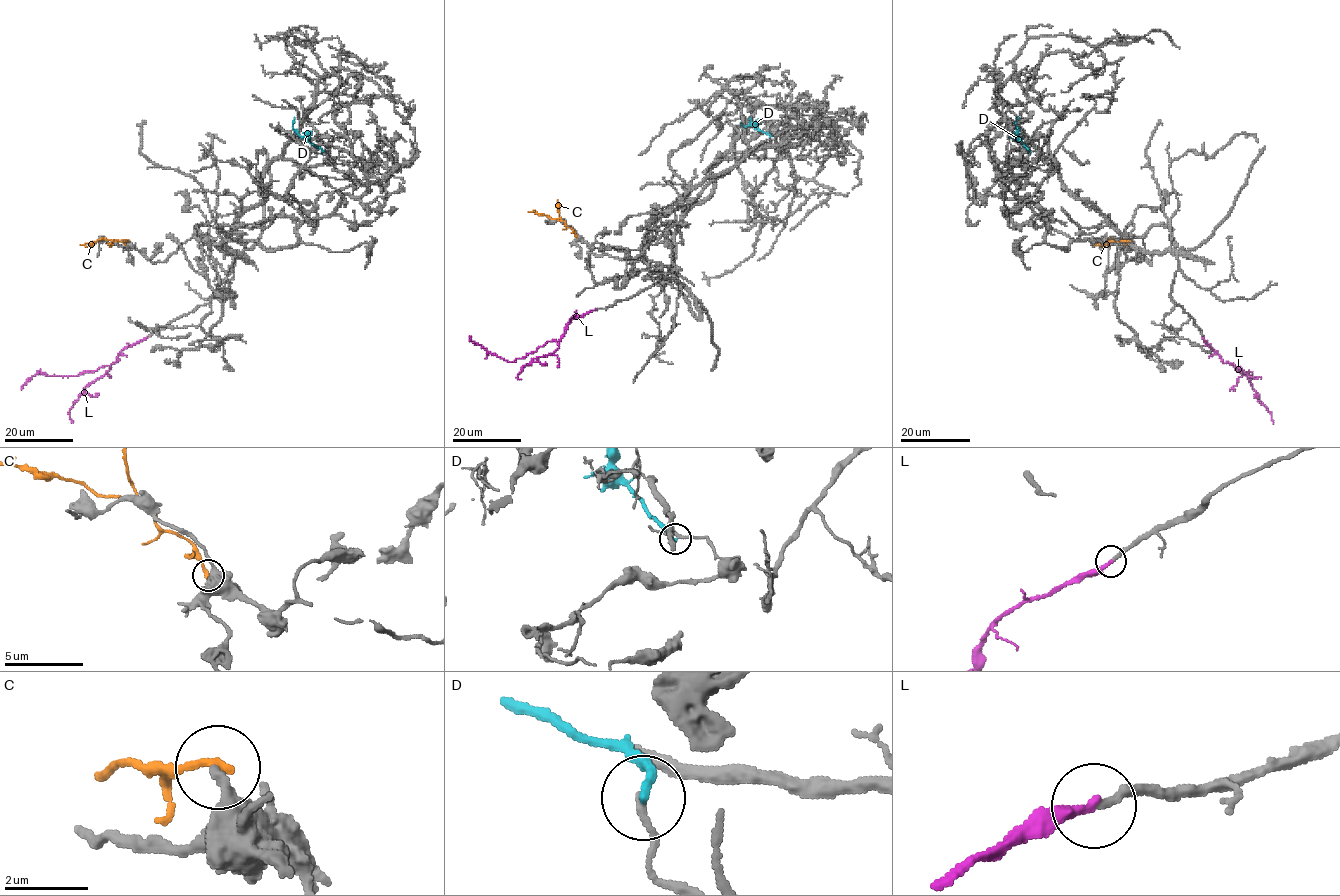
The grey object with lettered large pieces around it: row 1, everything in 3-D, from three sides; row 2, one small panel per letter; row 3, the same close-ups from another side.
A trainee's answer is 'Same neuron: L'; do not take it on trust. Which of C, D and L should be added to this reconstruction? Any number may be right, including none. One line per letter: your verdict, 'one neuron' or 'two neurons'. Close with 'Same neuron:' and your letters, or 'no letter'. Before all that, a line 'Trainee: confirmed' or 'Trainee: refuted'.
Trainee: confirmed
C: two neurons
D: two neurons
L: one neuron
Same neuron: L

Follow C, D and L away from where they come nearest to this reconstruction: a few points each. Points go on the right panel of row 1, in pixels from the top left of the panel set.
C: (1129, 241), (1109, 239), (1104, 245)
D: (1030, 151), (1018, 138), (1017, 116)
L: (1203, 338), (1224, 362), (1255, 376), (1244, 374), (1229, 389)

